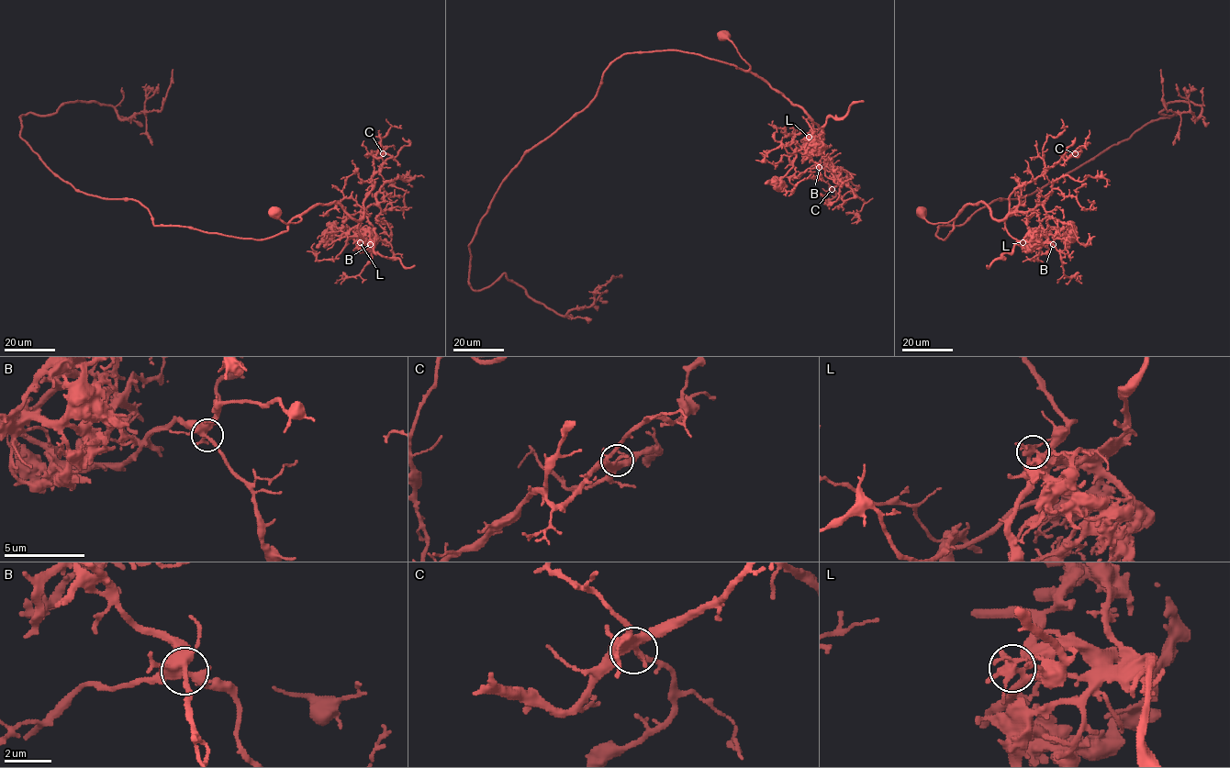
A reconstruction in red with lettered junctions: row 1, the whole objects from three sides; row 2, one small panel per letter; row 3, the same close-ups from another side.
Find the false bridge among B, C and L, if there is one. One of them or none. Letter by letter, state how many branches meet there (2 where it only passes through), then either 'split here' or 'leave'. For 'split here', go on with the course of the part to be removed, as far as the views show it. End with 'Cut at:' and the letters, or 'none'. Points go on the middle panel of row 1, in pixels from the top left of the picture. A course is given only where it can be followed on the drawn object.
B: 6 | leave
C: 6 | leave
L: 7 | split here
Cut at: L

